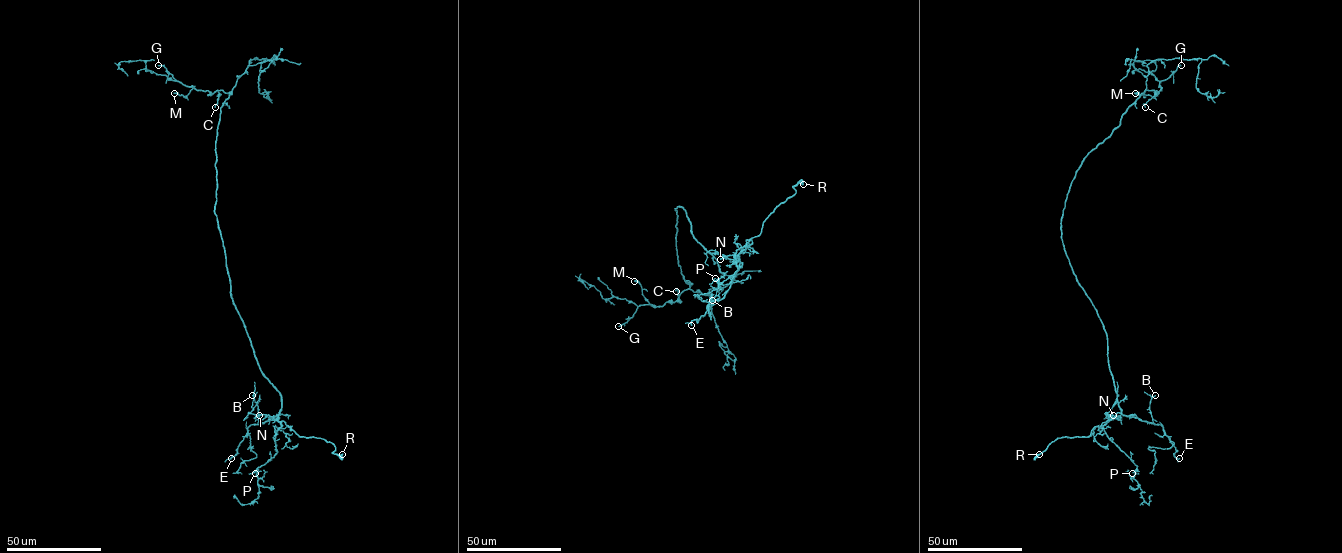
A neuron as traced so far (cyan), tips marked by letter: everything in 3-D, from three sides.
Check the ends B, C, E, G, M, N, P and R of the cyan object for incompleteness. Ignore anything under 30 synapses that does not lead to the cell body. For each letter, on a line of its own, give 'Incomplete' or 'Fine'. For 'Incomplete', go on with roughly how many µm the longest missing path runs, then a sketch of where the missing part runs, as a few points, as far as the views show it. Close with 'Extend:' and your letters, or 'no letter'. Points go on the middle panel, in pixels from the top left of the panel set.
B: Fine
C: Fine
E: Fine
G: Incomplete. Missing length about 40 µm. Course of what is missing: (618, 326), (609, 335), (603, 346), (607, 347), (607, 353), (600, 358)
M: Fine
N: Fine
P: Fine
R: Incomplete. Missing length about 6 µm
Extend: G, R

